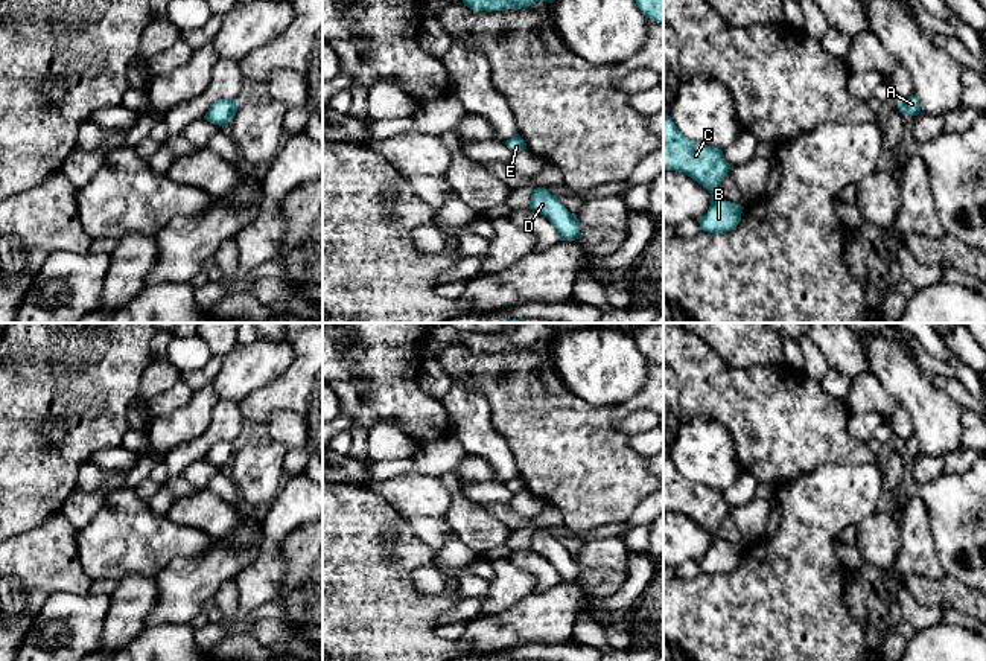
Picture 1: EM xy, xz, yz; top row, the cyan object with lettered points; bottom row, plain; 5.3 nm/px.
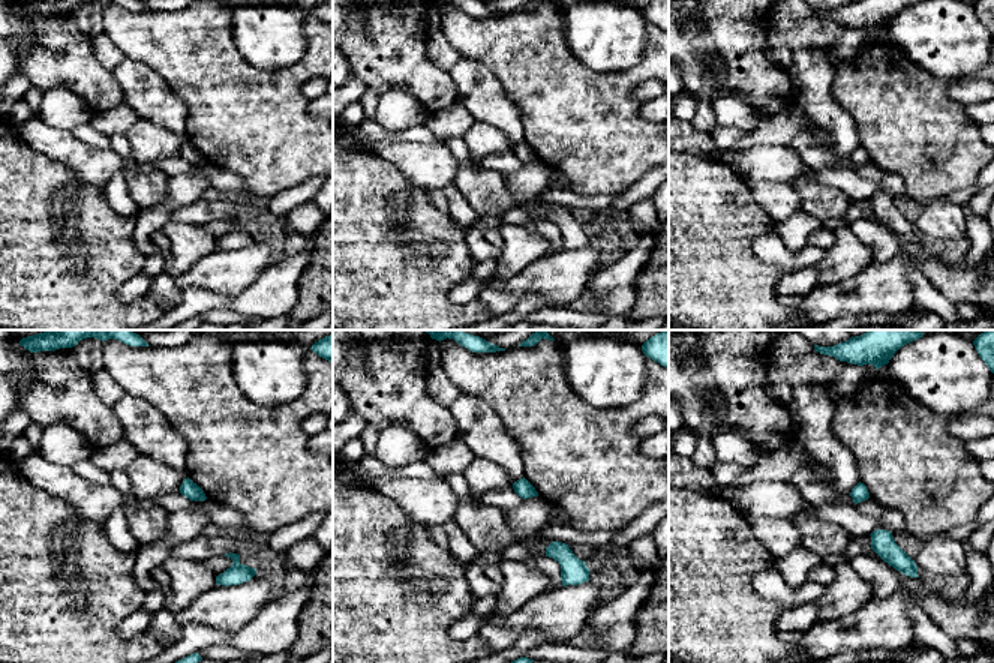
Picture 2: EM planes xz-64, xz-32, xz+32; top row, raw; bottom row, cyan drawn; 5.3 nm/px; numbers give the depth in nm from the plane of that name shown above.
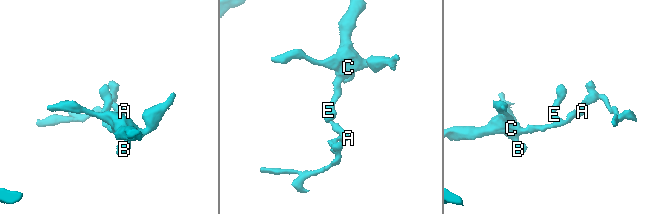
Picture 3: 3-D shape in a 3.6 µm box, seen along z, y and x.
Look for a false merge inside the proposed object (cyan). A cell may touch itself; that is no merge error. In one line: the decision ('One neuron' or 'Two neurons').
One neuron

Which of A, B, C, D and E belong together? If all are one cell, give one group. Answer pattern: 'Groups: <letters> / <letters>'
Groups: A B C D E

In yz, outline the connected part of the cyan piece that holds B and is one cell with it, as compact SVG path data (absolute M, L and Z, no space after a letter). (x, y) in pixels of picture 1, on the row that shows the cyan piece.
M671 116L663 117L663 171L685 174L711 193L711 207L698 221L703 232L730 232L741 221L744 207L717 193L729 169L730 164L724 160L723 149L688 139L677 129Z

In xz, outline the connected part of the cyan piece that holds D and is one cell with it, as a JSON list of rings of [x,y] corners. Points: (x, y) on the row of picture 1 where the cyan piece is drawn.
[[[536,187],[531,193],[531,210],[546,216],[558,232],[560,241],[575,241],[580,236],[580,222],[555,195],[545,187]]]

